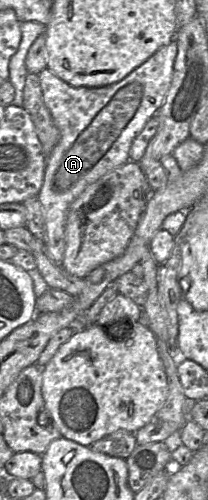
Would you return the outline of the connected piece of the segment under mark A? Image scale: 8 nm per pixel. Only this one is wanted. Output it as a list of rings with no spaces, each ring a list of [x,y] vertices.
[[[173,39],[125,78],[103,87],[71,86],[54,75],[47,67],[39,73],[43,100],[60,132],[60,139],[47,158],[44,183],[38,199],[42,204],[45,216],[45,245],[52,259],[60,265],[66,249],[65,226],[70,205],[89,185],[130,160],[129,153],[133,140],[142,131],[147,121],[155,116],[165,101],[172,81],[177,52],[178,45]]]

